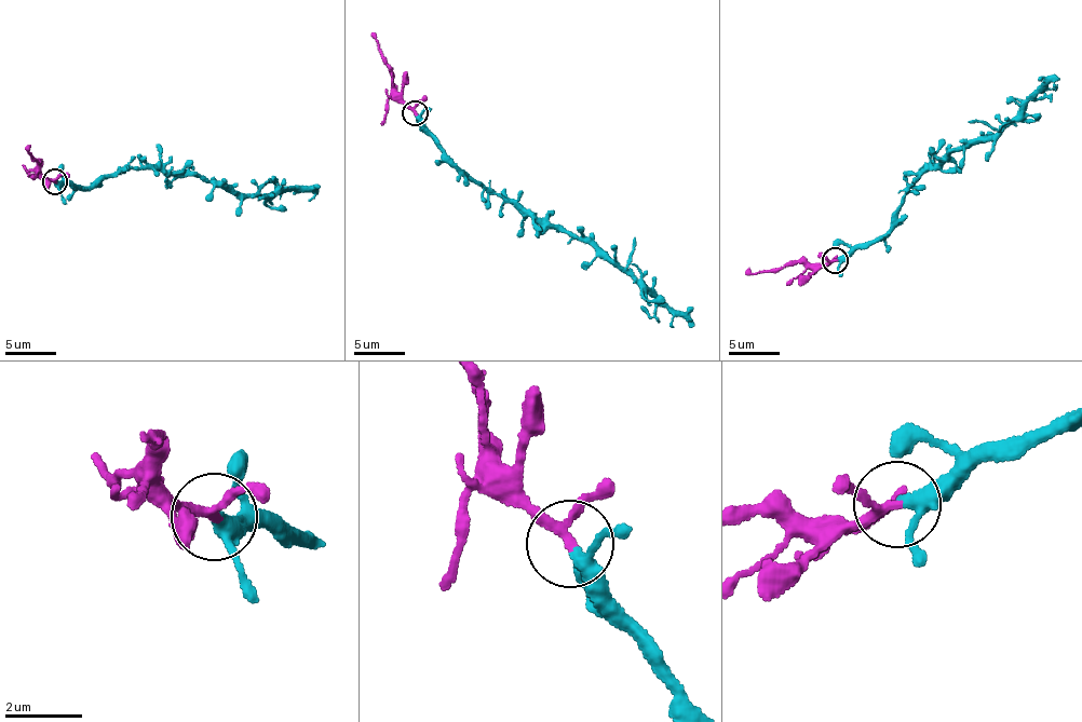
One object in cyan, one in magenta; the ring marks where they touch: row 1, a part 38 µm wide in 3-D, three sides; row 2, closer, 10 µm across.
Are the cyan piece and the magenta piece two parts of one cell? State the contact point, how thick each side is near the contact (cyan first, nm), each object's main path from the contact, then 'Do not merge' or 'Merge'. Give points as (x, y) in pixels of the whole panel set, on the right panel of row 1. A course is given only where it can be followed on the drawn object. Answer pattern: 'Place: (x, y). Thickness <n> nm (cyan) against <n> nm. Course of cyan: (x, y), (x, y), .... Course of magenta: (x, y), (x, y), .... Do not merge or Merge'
Place: (835, 260). Thickness 280 nm (cyan) against 200 nm. Course of cyan: (834, 260), (875, 242), (890, 229), (918, 177), (965, 141), (998, 132), (1043, 84), (1052, 82), (1056, 91). Course of magenta: (834, 260), (787, 262), (771, 271), (746, 271). Merge

